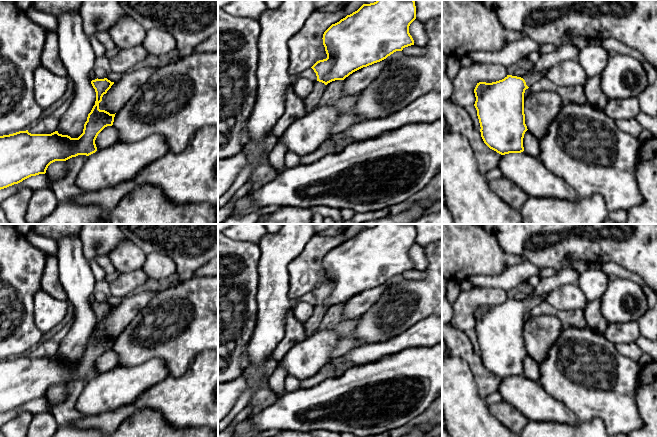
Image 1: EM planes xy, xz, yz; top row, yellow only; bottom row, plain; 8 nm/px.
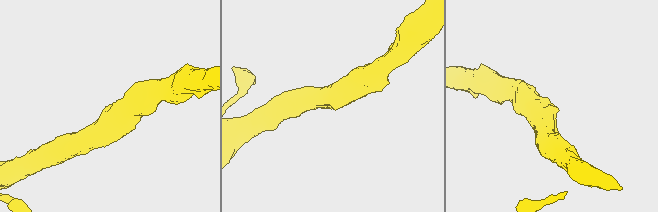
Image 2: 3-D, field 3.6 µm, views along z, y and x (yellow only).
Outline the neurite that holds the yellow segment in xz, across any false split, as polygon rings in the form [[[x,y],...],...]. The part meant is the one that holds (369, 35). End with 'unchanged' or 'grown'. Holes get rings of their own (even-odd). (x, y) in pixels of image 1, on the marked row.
[[[377,0],[374,3],[363,4],[357,11],[339,22],[332,24],[323,34],[323,45],[327,58],[317,61],[311,68],[317,76],[312,92],[304,99],[305,111],[308,114],[314,110],[326,88],[326,85],[335,80],[344,80],[353,72],[380,62],[396,51],[414,45],[414,40],[409,33],[410,24],[416,19],[416,6],[414,0]]] | grown

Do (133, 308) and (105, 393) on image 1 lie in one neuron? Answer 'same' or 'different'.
different

